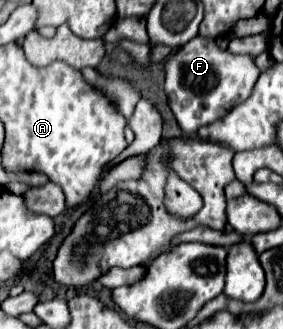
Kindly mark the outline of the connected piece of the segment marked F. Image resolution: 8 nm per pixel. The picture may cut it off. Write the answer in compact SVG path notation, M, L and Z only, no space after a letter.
M196 36L188 44L184 44L174 56L170 56L164 64L166 68L166 94L168 102L178 102L180 128L184 134L196 134L202 126L208 126L220 118L224 118L230 108L242 104L258 80L260 72L254 64L252 56L238 56L224 52L216 46L214 38Z

